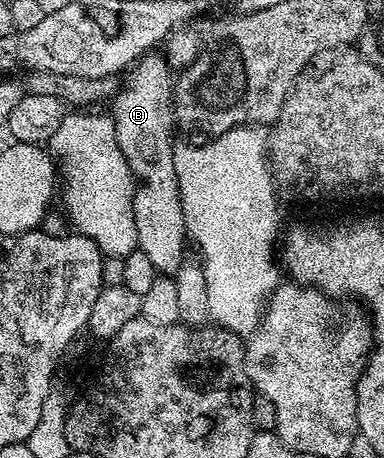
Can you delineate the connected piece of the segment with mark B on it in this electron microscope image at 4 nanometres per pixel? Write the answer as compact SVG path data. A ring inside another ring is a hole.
M153 50L140 57L124 78L122 87L111 101L110 115L118 146L132 175L137 179L132 203L136 243L138 251L146 254L150 262L154 262L157 273L172 274L186 259L184 215L178 174L174 170L174 139L172 140L174 72L168 67L168 57Z

